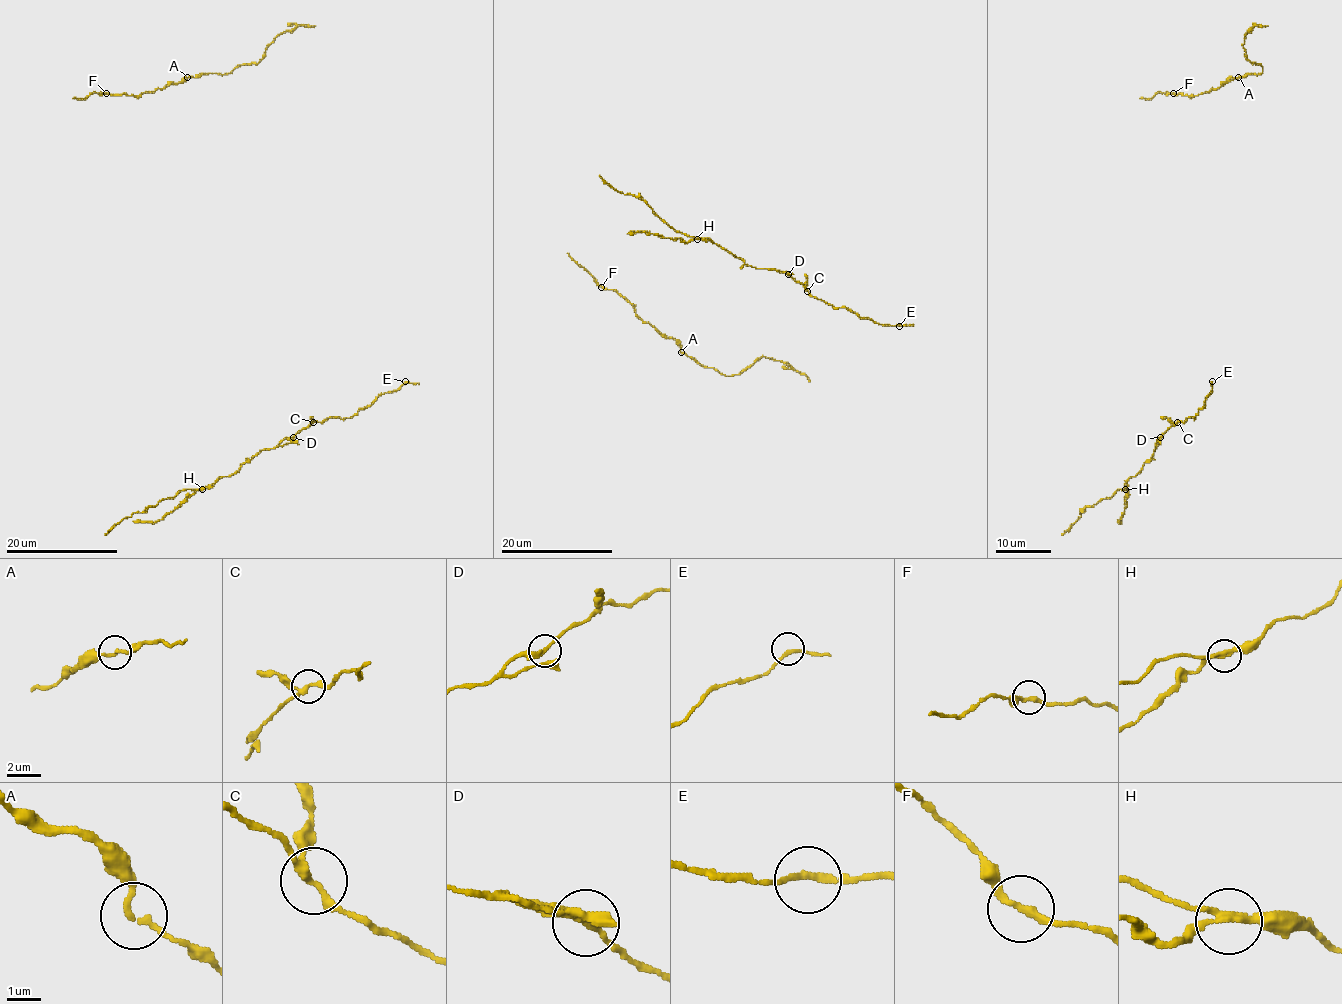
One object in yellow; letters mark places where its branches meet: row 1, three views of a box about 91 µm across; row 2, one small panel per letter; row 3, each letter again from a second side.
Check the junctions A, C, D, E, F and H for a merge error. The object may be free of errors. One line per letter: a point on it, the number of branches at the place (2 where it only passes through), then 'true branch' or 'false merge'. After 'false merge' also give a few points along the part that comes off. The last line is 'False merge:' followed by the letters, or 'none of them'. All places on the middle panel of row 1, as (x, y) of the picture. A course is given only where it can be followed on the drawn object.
A: place (681, 352); branches 2; true branch
C: place (807, 291); branches 3; true branch
D: place (788, 274); branches 2; true branch
E: place (899, 326); branches 2; true branch
F: place (601, 287); branches 2; true branch
H: place (697, 239); branches 3; false merge; course (697, 239), (683, 242), (679, 238), (670, 239), (648, 232), (627, 234)
False merge: H

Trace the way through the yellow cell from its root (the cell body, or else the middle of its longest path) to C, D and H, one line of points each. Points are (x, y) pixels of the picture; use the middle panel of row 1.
C: (899, 326), (862, 319), (846, 307), (834, 307), (814, 298), (807, 291)
D: (899, 326), (878, 324), (859, 317), (846, 307), (834, 307), (814, 298), (788, 274)
H: (899, 326), (878, 324), (846, 307), (834, 307), (814, 298), (788, 274), (747, 266), (711, 240), (697, 239)

